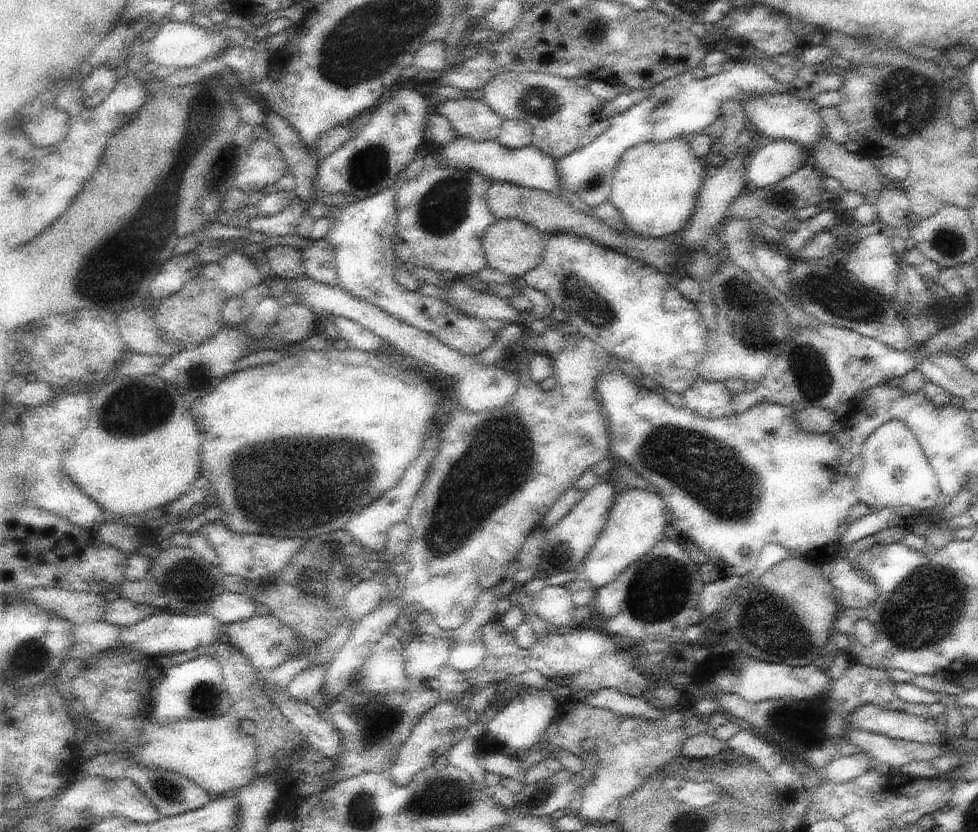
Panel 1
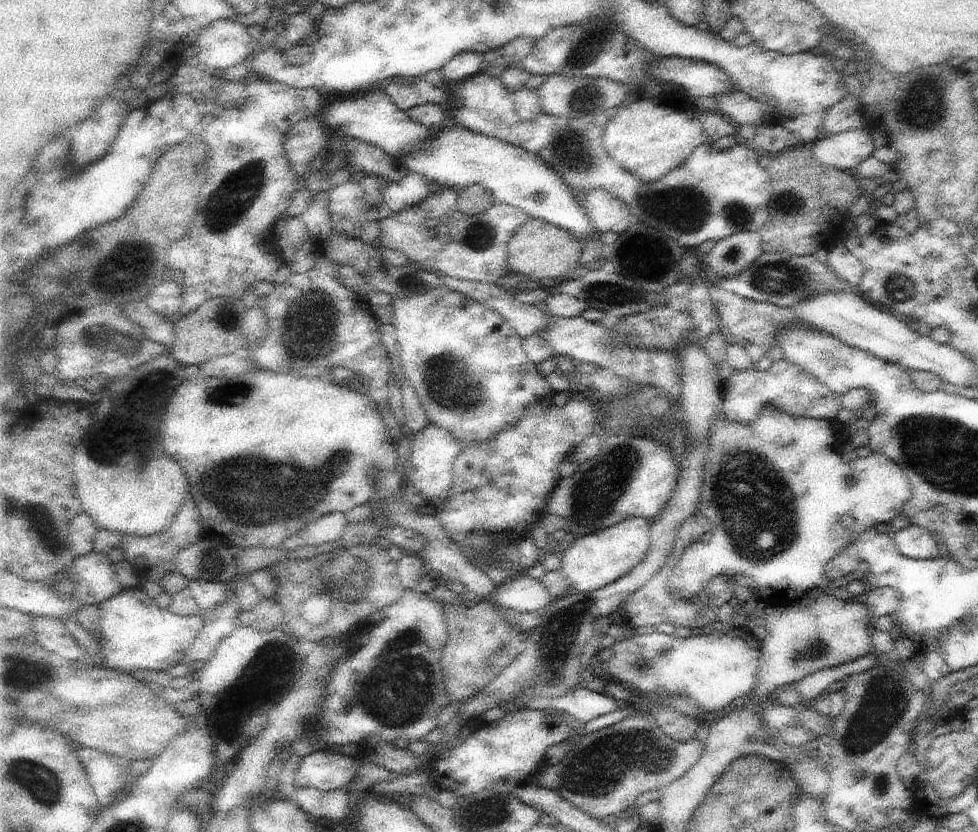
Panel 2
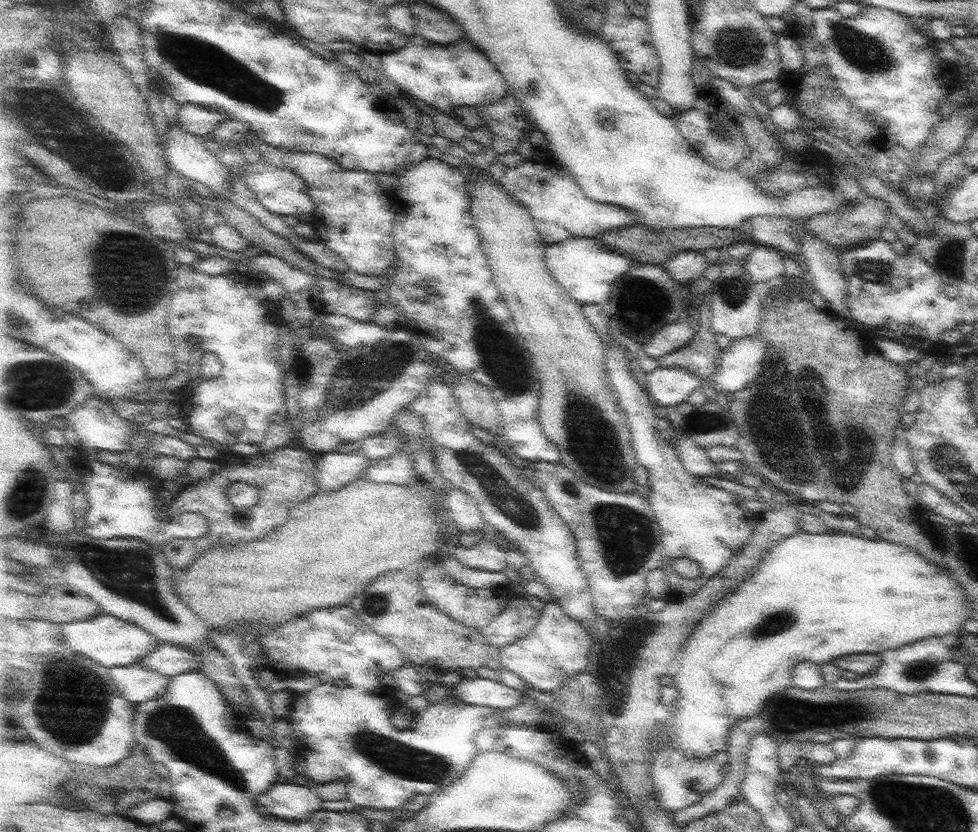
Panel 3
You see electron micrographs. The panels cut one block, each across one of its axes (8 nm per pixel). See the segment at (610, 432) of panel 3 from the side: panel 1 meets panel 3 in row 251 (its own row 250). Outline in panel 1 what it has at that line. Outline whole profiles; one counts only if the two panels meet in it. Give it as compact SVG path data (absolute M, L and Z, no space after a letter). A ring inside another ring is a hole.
M496 219L496 222L483 234L482 244L487 258L487 266L496 271L520 279L534 270L542 262L546 250L547 235L534 225L518 219Z

